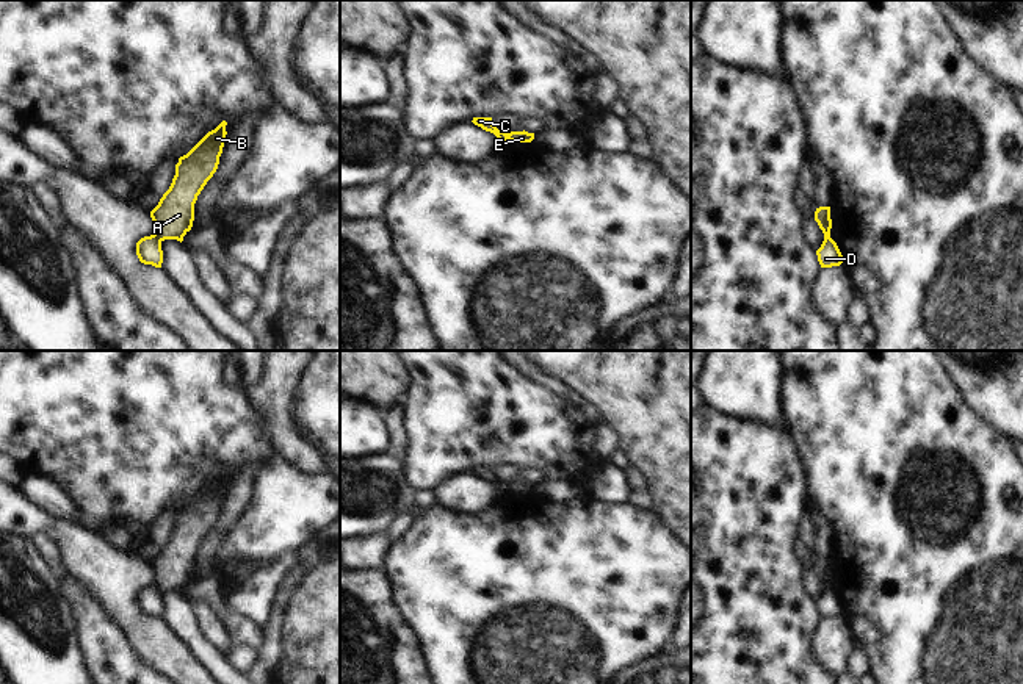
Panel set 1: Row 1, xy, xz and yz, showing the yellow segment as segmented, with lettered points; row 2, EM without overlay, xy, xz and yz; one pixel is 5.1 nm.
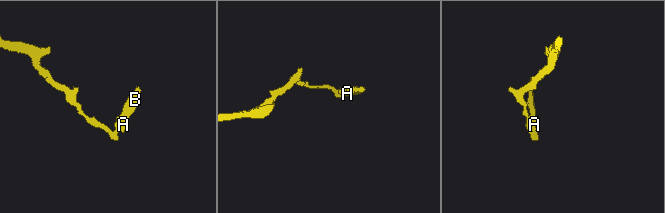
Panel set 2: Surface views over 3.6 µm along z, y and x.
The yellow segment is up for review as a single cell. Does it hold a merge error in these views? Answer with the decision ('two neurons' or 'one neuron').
two neurons

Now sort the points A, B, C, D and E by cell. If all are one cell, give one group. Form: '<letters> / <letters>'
A B E / C D

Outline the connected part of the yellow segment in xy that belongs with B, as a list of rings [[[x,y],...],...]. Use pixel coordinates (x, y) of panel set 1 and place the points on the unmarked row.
[[[222,471],[186,506],[179,509],[169,540],[150,562],[155,579],[154,585],[160,592],[177,590],[182,593],[183,587],[191,581],[197,546],[219,515],[227,485],[226,476],[227,473]]]

